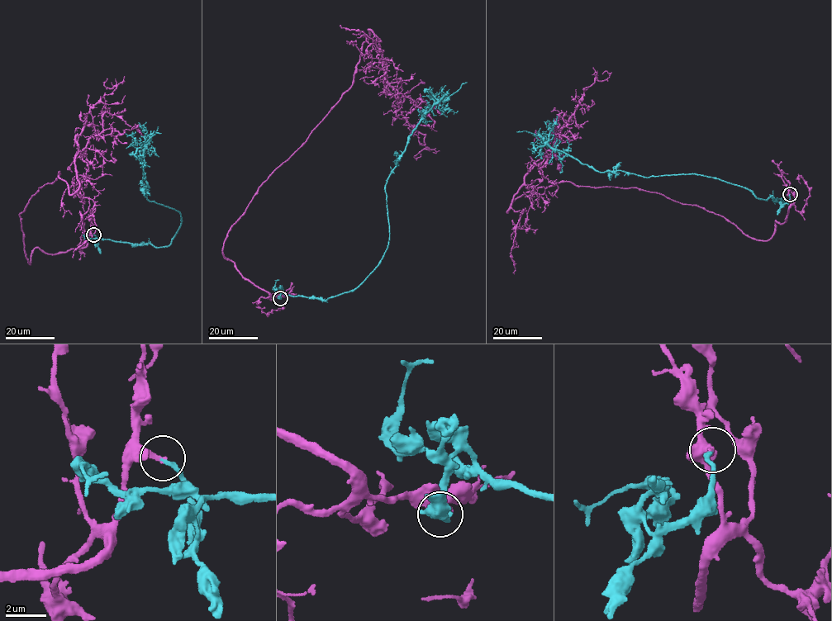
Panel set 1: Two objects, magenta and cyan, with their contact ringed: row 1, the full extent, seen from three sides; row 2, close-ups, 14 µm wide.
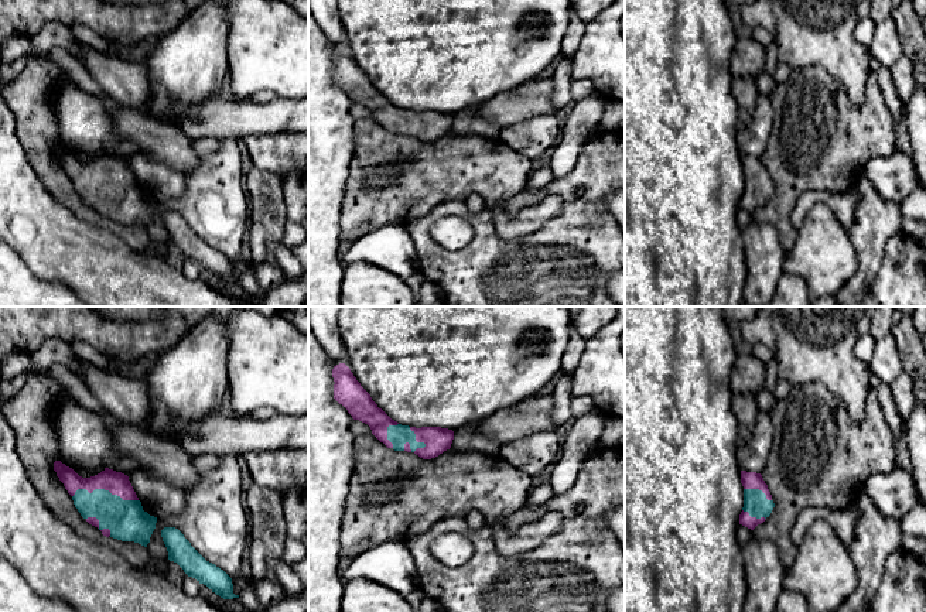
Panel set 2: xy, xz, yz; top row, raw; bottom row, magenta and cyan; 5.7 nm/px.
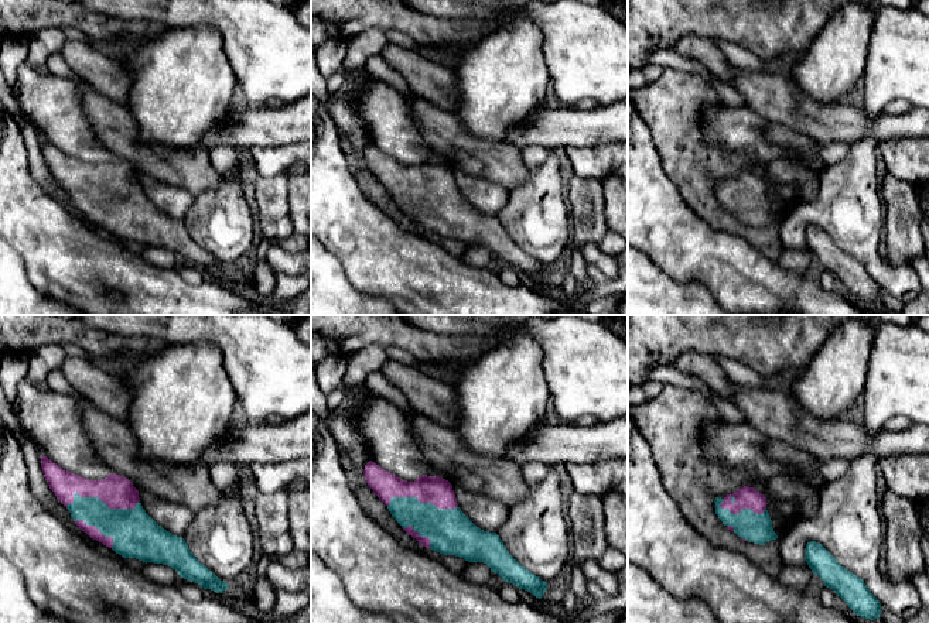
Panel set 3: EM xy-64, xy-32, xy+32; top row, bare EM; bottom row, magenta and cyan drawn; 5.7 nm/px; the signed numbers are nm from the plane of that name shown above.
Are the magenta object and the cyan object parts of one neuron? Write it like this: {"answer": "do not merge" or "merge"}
{"answer": "do not merge"}

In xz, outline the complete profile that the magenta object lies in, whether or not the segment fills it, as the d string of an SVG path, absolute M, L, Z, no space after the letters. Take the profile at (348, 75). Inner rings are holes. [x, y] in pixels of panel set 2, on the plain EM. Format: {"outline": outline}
{"outline": "M345 47L334 49L332 61L335 65L334 82L348 93L353 103L368 107L380 126L393 131L387 123L387 110L399 106L377 90Z"}

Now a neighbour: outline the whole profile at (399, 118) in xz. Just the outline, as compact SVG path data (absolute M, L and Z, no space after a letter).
M389 109L387 110L387 123L393 127L394 134L404 134L404 127L410 127L411 136L414 136L417 131L424 131L424 126L416 124L414 114L410 113L409 109Z

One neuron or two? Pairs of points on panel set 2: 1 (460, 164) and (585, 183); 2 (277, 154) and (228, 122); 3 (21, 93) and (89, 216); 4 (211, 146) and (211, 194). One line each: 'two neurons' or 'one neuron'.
1: two neurons
2: two neurons
3: one neuron
4: two neurons

